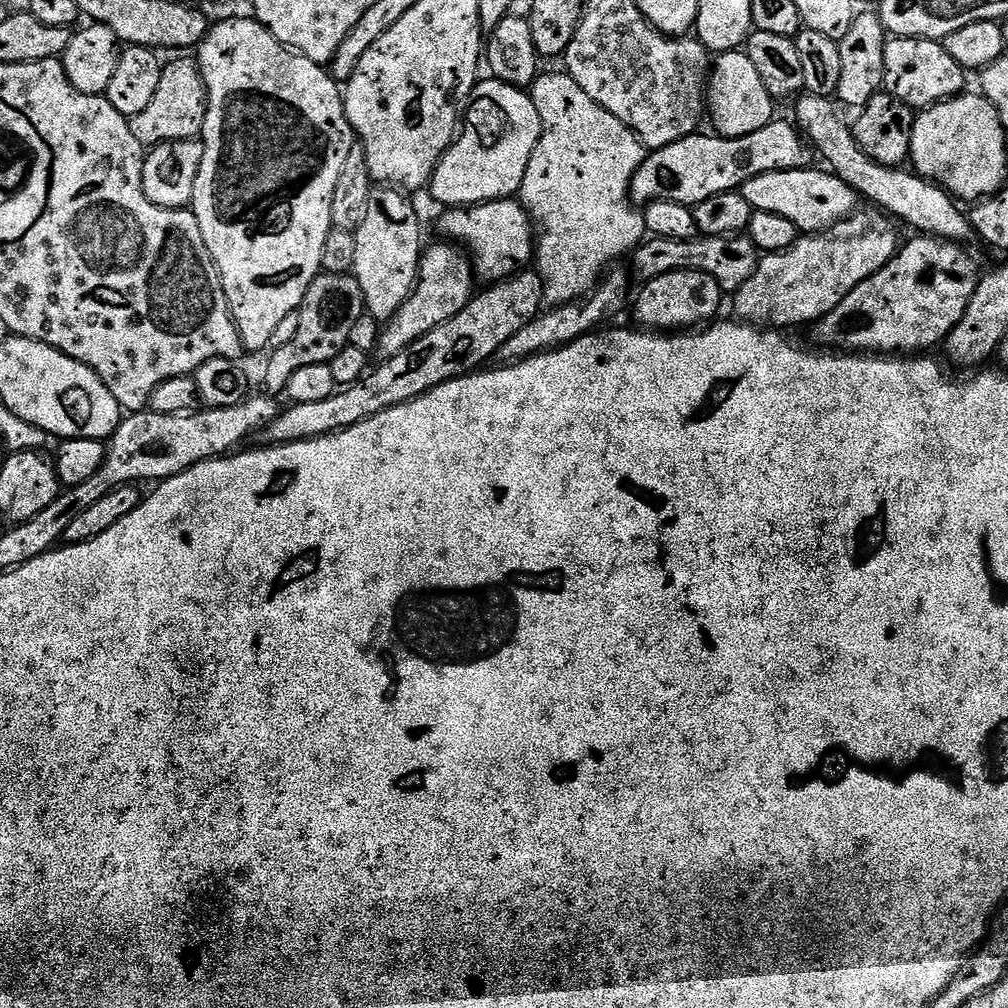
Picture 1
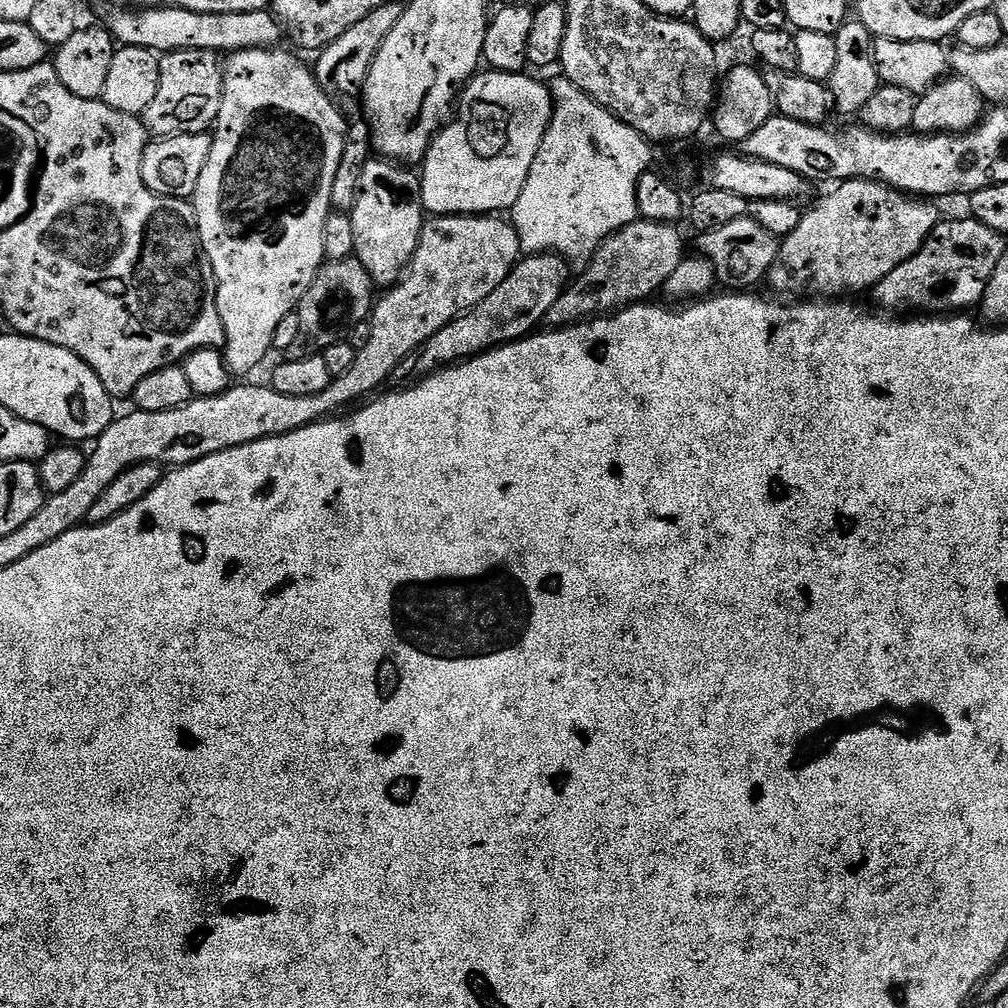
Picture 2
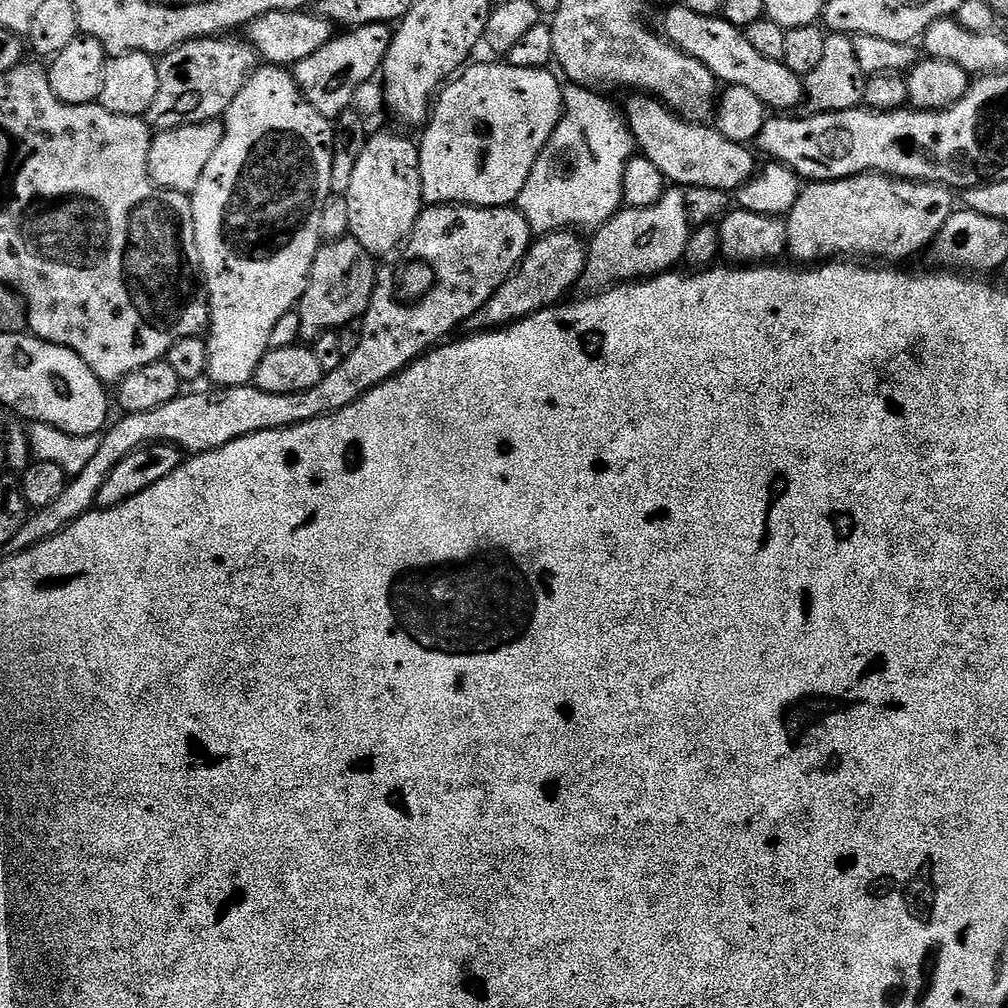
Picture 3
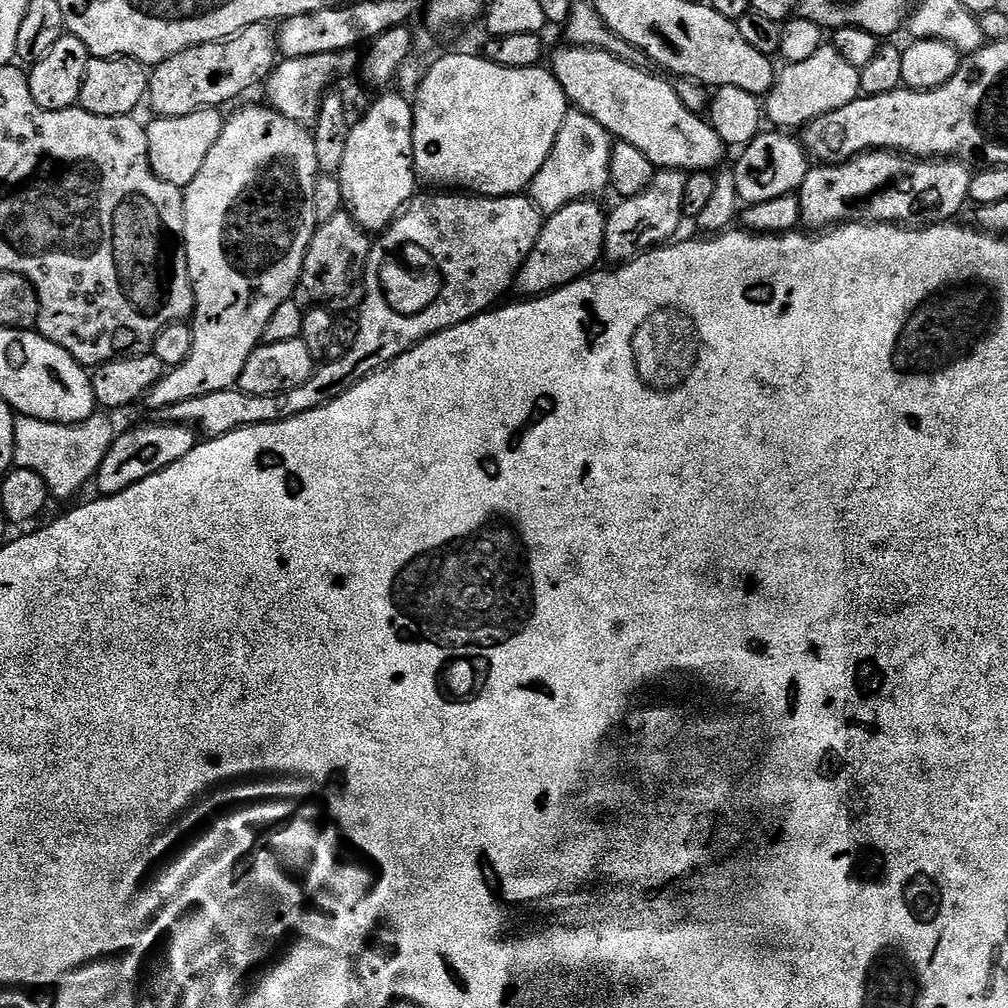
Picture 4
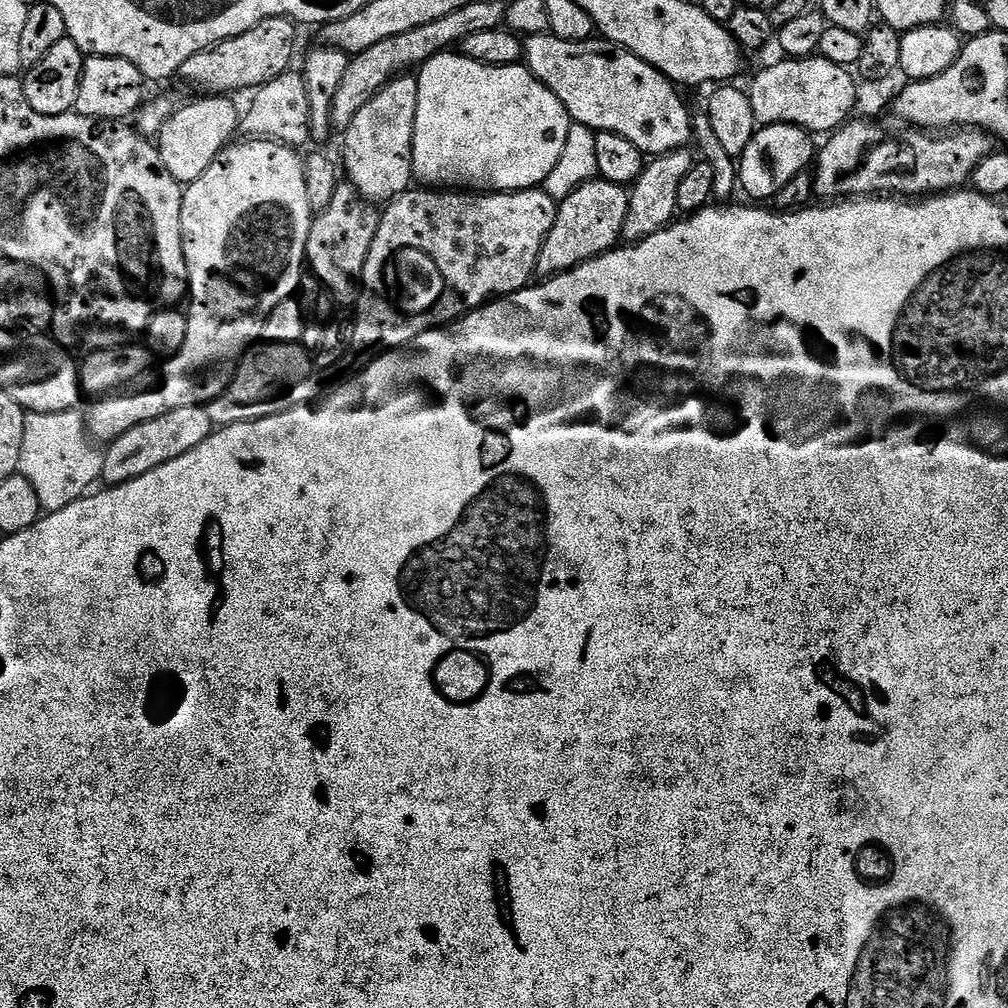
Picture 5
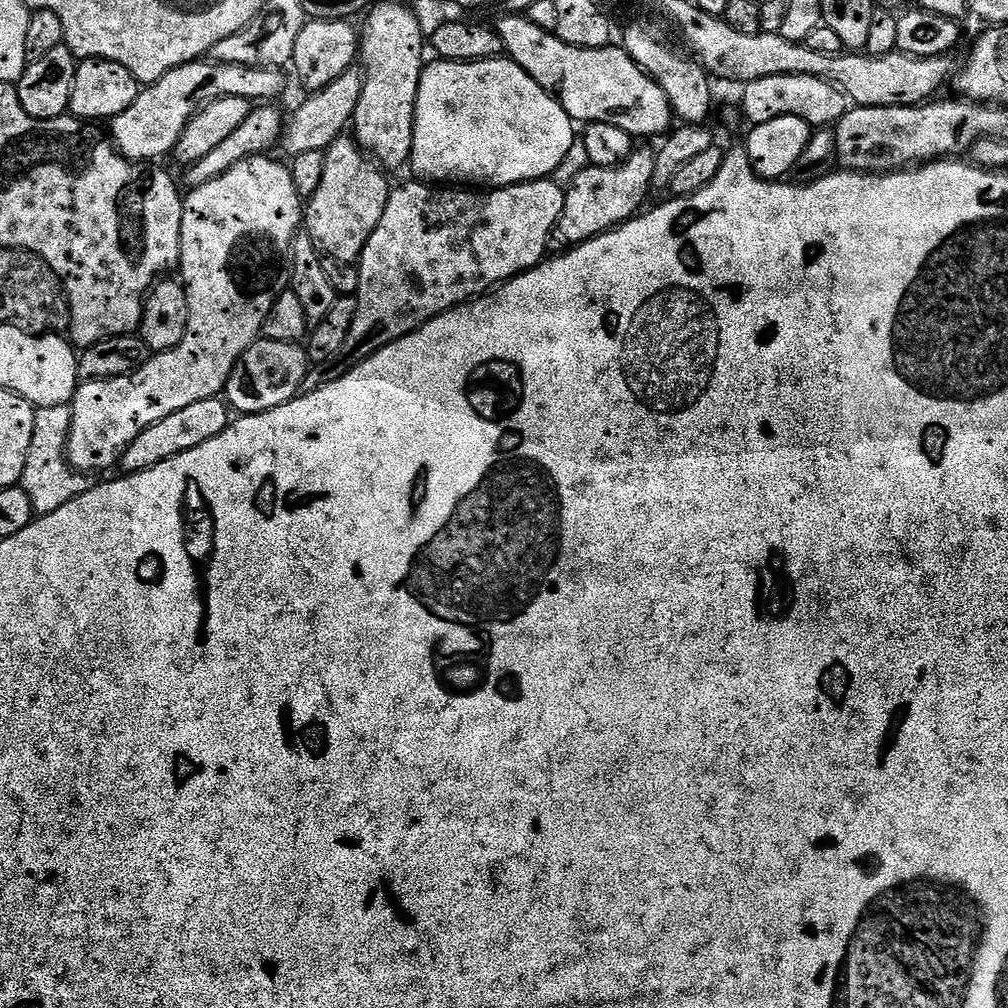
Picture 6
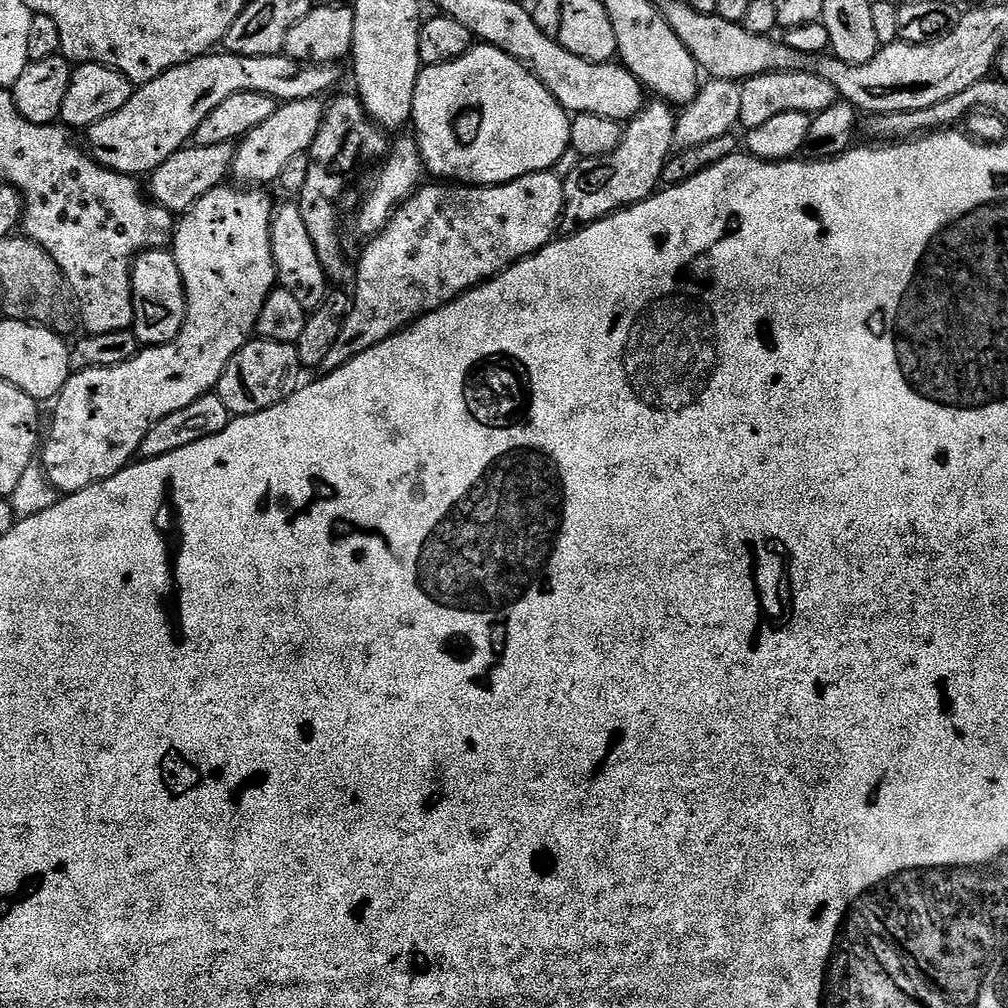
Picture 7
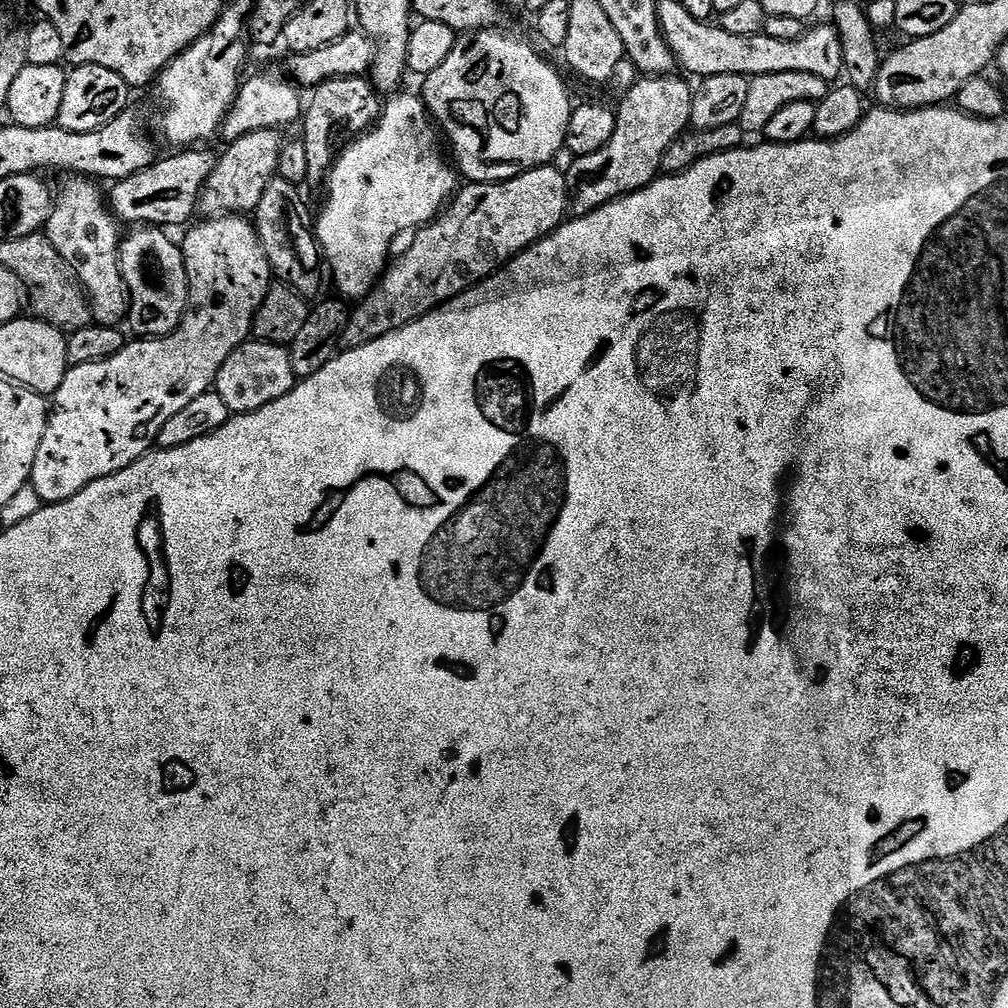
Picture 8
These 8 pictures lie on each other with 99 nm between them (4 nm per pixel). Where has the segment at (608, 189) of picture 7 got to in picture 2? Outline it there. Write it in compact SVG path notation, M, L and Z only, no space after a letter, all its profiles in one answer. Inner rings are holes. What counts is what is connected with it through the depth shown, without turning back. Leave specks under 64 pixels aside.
M542 252L539 256L525 255L516 261L502 283L478 306L463 312L454 322L442 326L434 338L426 338L409 356L402 358L392 372L391 383L396 386L418 384L433 372L455 366L491 348L513 344L524 336L535 333L544 324L546 314L570 283L570 265L558 255Z

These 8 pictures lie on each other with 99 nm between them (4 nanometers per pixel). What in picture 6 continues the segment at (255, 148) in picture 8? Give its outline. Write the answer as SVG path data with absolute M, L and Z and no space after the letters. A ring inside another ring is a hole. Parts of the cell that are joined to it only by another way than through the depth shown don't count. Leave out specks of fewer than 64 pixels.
M359 71L344 72L338 78L334 78L334 82L330 82L330 86L326 86L321 92L311 93L307 97L305 104L300 104L292 112L292 117L287 117L282 133L282 148L288 151L289 157L298 154L306 154L307 152L324 152L329 146L339 138L340 135L351 125L352 115L356 112L358 106L358 98L362 94L362 86L364 85L364 77Z

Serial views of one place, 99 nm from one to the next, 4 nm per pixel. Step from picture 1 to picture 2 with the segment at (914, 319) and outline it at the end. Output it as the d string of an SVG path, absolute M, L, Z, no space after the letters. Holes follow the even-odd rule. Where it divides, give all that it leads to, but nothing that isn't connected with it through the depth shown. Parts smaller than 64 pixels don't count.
M944 218L934 226L922 250L906 258L902 266L894 266L894 270L890 270L890 274L886 274L886 278L882 278L882 282L871 289L870 296L884 307L881 309L892 314L908 314L913 310L924 314L972 310L983 298L986 286L994 274L994 266L998 266L1005 251L1005 237L990 230L990 226L971 218Z

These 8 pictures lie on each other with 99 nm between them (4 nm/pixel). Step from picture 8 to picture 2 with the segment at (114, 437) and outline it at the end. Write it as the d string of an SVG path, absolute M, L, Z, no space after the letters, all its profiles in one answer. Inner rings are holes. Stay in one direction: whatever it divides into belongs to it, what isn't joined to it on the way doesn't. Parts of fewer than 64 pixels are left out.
M279 47L270 48L246 48L241 52L231 53L223 61L224 93L222 94L222 106L218 110L218 118L210 135L210 158L206 158L206 166L202 169L202 178L198 178L194 207L196 221L200 231L200 244L204 248L207 267L216 277L216 305L218 314L222 318L224 327L224 347L222 355L228 363L229 372L237 377L244 378L247 372L252 372L264 359L268 352L273 351L274 330L278 330L278 322L282 318L293 315L300 304L301 298L306 294L310 282L318 274L320 265L325 263L324 247L322 246L322 230L326 226L328 213L333 211L330 190L334 187L334 174L338 174L338 162L342 162L344 153L344 141L350 127L349 121L344 121L342 113L336 109L337 101L322 90L322 86L316 80L316 73L308 68L296 56L288 52L279 52Z

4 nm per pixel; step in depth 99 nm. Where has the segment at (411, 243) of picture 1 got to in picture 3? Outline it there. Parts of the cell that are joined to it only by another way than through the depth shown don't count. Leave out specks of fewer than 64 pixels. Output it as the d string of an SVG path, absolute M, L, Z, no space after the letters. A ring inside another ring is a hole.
M380 132L369 135L354 175L350 177L350 190L346 193L350 206L350 235L368 251L373 258L384 258L387 252L395 253L411 236L421 212L426 205L422 194L422 174L420 173L420 149L415 139L399 136L396 132Z

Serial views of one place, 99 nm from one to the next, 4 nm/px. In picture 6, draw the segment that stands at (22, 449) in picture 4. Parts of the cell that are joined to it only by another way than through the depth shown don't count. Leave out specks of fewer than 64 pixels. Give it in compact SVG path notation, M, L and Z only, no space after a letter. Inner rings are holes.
M69 405L46 406L35 409L36 417L30 448L26 450L26 460L22 466L19 487L24 489L26 498L30 500L30 506L37 517L54 514L66 502L86 494L94 486L91 475L77 472L68 467L66 463L66 441L68 439L68 426L72 421L72 409Z

